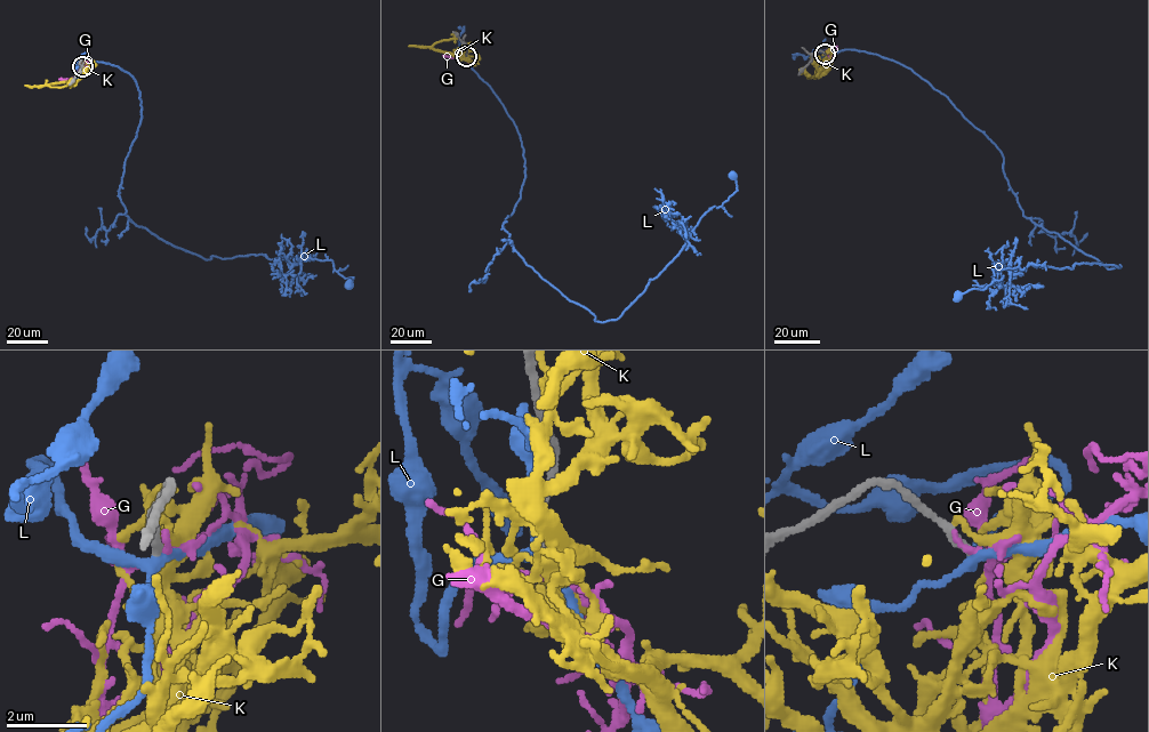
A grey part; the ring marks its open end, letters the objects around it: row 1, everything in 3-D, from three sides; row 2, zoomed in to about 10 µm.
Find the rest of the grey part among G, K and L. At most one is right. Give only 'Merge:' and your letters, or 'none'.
Merge: none

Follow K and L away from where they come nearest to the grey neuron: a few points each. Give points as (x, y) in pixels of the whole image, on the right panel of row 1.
K: (825, 53), (827, 57), (819, 73), (808, 78), (802, 69), (801, 74)
L: (825, 55), (858, 50), (910, 67), (1001, 152), (1023, 215), (1121, 266), (993, 268), (983, 289), (958, 296)

